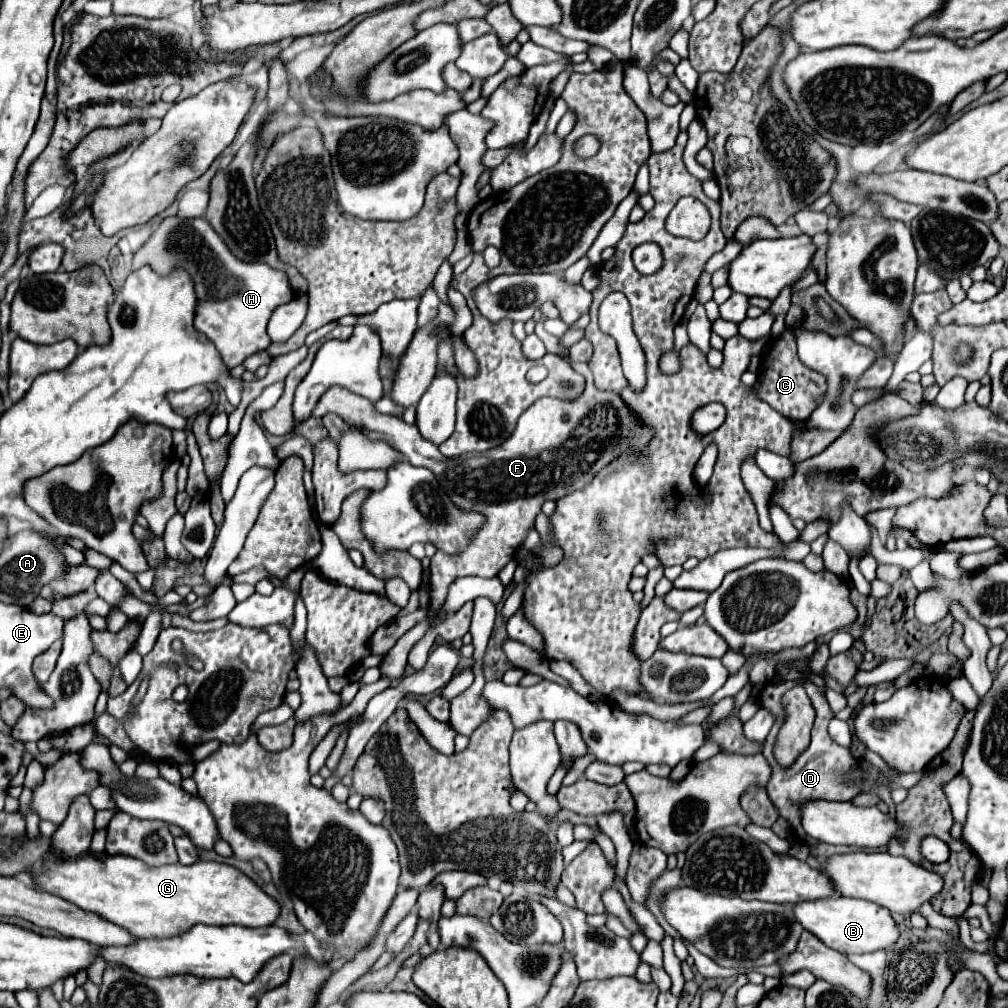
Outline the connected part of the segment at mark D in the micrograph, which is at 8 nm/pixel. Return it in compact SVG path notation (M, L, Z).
M780 679L768 681L768 683L762 687L760 699L758 699L758 701L760 701L760 707L768 709L768 711L774 715L774 719L776 719L776 723L774 723L774 727L772 727L770 735L766 737L764 747L762 747L762 755L766 757L766 761L768 761L770 767L772 767L772 777L770 777L770 781L768 781L768 785L766 785L766 791L768 791L770 799L772 799L772 803L776 805L776 809L780 811L780 817L784 817L786 821L790 821L790 825L792 825L792 829L794 829L794 835L796 835L802 843L814 845L814 843L818 843L818 841L808 839L806 833L802 833L800 809L798 809L798 805L800 805L802 801L806 801L806 799L850 801L852 797L856 797L856 795L860 793L860 787L856 787L854 783L844 783L842 777L840 777L840 771L846 771L846 769L854 767L854 765L856 765L856 759L852 757L850 749L840 747L840 745L834 743L832 737L828 735L828 721L834 717L834 715L832 715L832 709L830 709L830 705L828 705L826 697L820 695L818 687L816 687L812 681L806 681L804 689L806 689L806 693L808 693L808 697L810 697L810 701L812 701L812 707L816 709L816 721L814 721L814 727L812 727L812 743L810 743L810 747L798 757L798 761L796 761L792 767L782 769L780 765L776 765L776 761L774 761L774 757L772 757L772 745L774 745L774 739L776 739L778 729L780 729L782 723L784 723L784 709L782 709L782 705L780 705L780 697L782 697L790 687L792 687L792 683L786 683L786 681L780 681Z

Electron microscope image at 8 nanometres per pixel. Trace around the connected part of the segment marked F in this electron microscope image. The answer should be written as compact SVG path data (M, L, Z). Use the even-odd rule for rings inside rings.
M574 363L574 371L584 375L588 381L582 397L576 401L560 401L552 397L538 399L526 413L522 413L514 435L510 435L506 443L464 459L444 457L434 443L420 435L416 425L408 425L400 417L378 413L370 399L358 397L342 387L332 387L314 409L314 417L338 413L352 427L362 427L362 431L372 439L386 439L394 449L406 455L412 465L430 469L458 507L486 515L486 527L474 535L470 547L466 547L462 555L442 555L442 551L436 551L430 559L430 611L434 617L440 613L454 579L466 575L490 579L506 567L528 531L534 527L534 519L542 511L544 501L556 501L586 487L598 469L620 457L646 455L654 431L642 425L618 393L598 391L592 381L592 371L586 365Z

